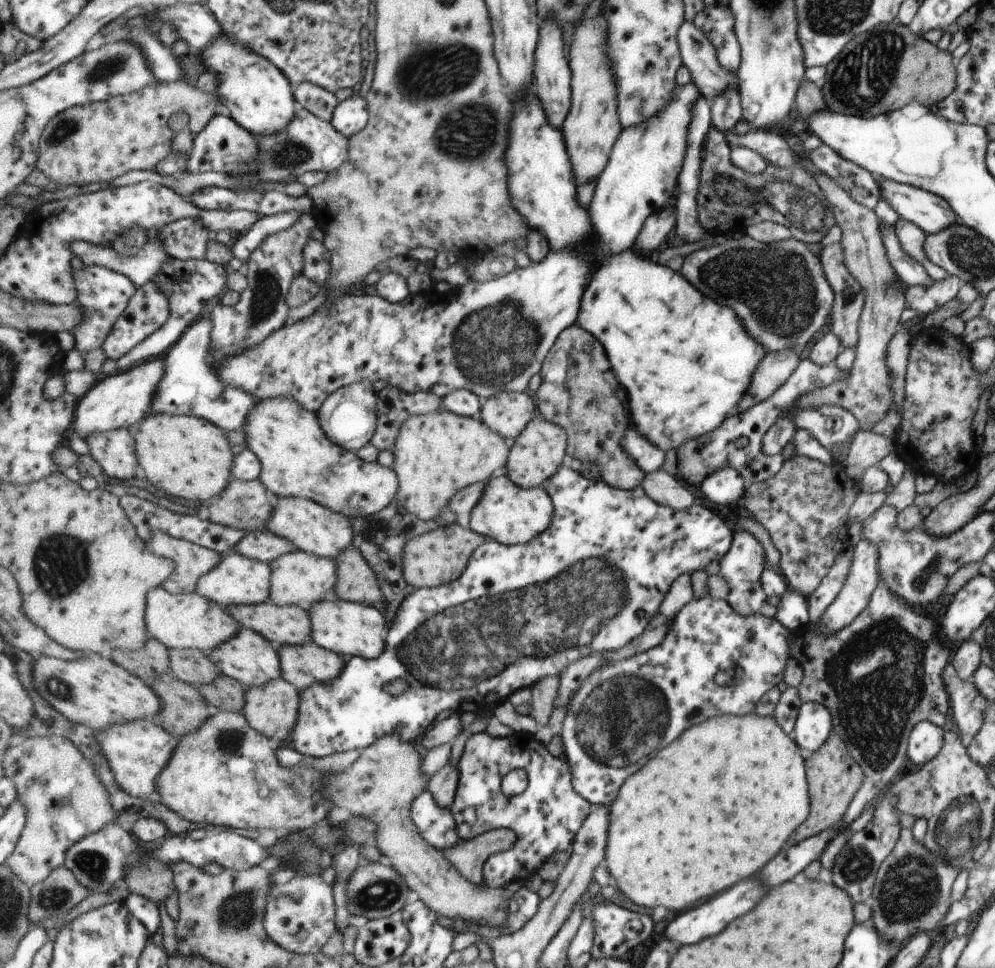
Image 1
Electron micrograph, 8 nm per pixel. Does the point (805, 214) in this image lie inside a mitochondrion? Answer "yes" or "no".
yes

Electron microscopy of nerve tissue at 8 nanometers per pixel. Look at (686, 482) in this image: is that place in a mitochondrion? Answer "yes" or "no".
no

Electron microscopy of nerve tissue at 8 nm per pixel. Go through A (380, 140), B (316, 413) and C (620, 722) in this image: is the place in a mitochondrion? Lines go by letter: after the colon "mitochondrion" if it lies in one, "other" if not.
A: other
B: other
C: mitochondrion

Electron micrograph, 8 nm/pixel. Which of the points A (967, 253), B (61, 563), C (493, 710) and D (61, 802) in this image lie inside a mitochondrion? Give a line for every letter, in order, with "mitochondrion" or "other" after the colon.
A: mitochondrion
B: mitochondrion
C: other
D: mitochondrion

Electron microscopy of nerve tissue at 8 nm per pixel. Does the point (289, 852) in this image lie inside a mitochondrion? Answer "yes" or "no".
yes

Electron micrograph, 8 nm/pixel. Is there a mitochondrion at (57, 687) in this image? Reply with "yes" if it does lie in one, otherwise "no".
yes

